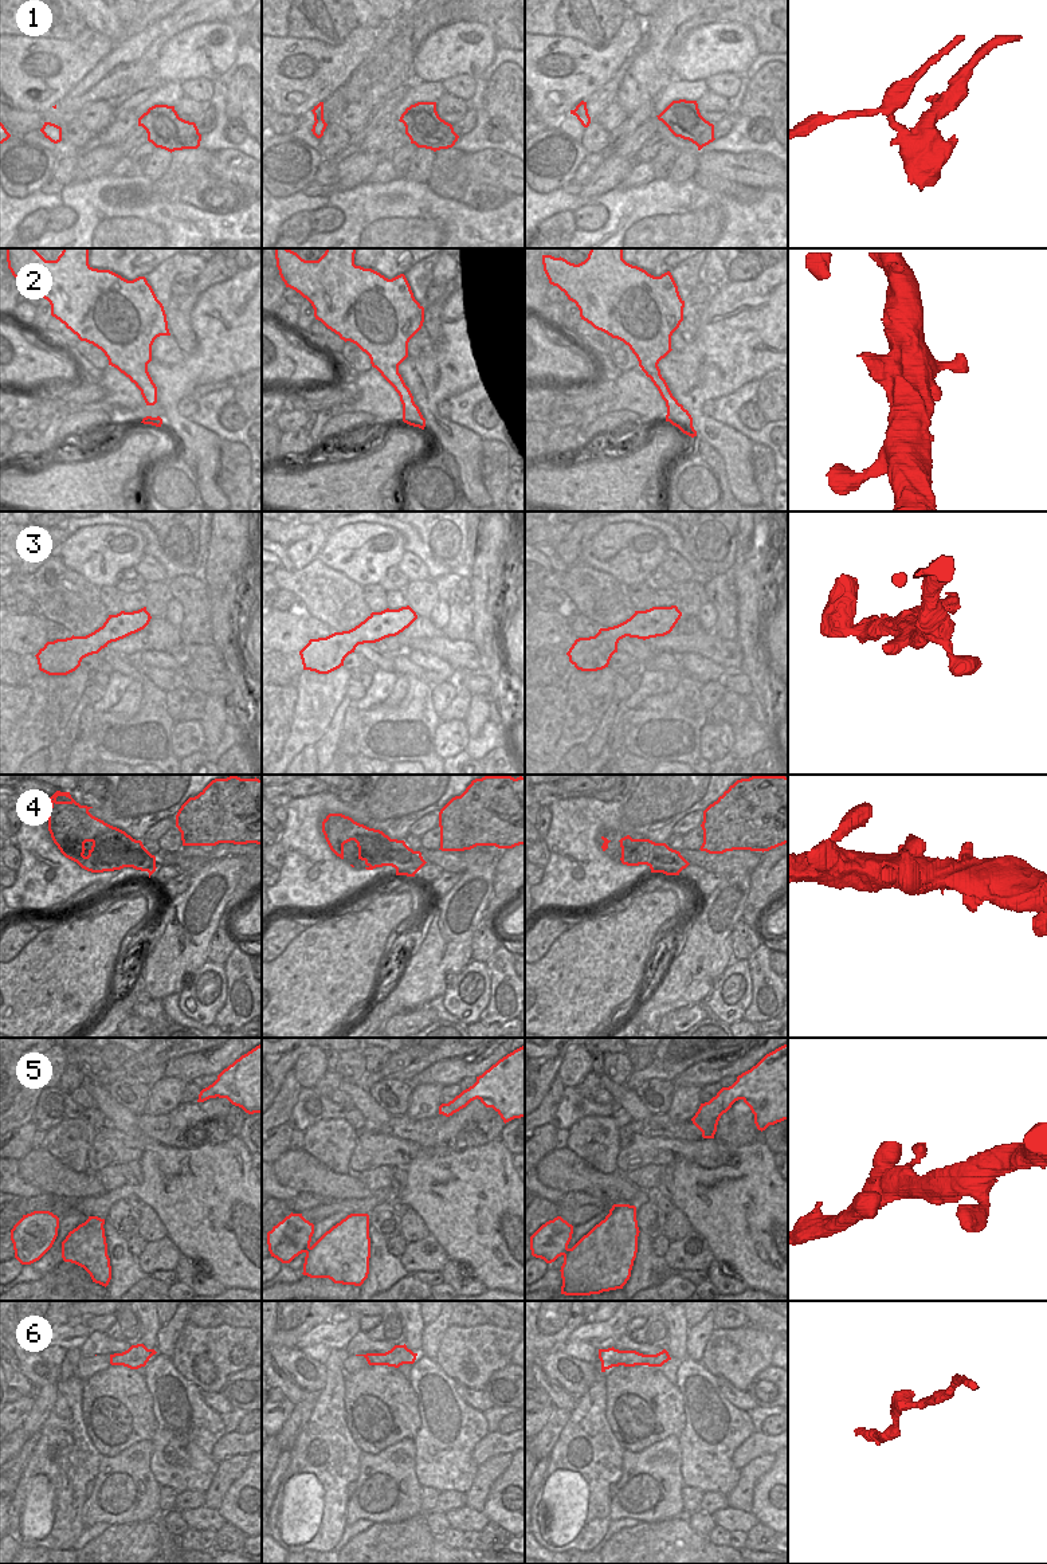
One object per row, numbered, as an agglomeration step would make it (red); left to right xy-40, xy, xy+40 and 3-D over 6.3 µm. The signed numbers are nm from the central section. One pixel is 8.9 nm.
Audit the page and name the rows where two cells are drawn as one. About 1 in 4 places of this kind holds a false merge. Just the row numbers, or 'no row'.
1

